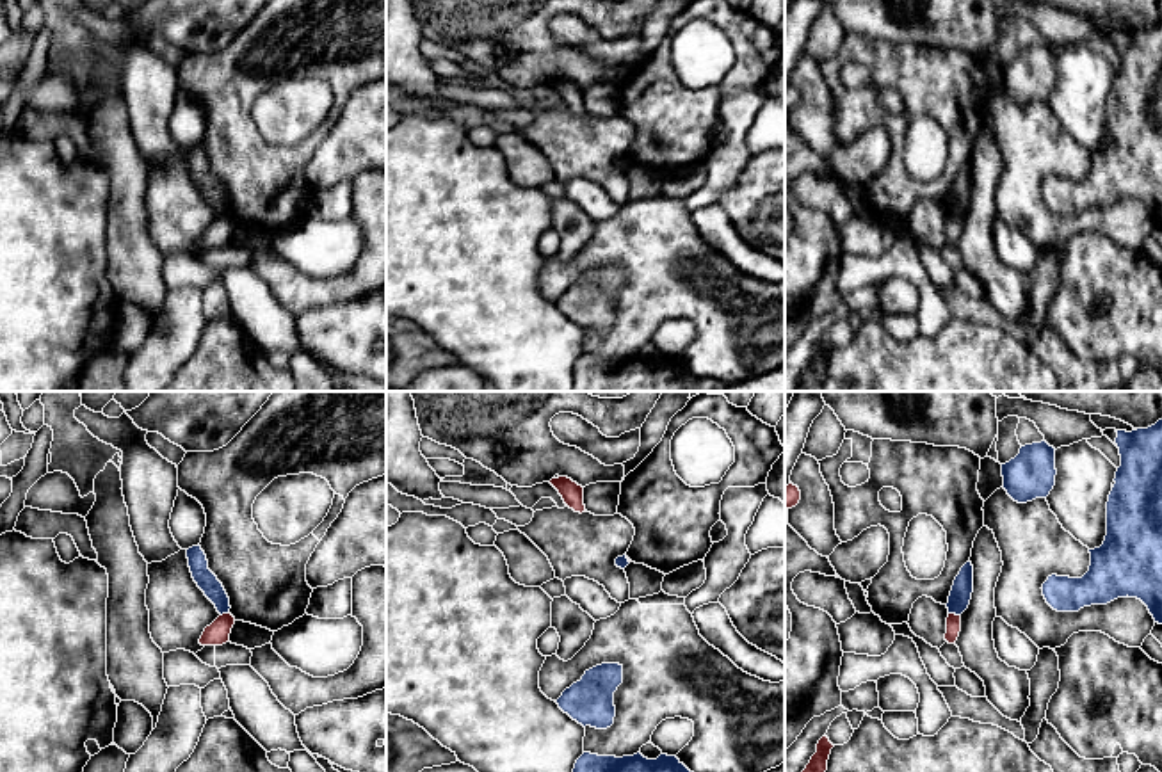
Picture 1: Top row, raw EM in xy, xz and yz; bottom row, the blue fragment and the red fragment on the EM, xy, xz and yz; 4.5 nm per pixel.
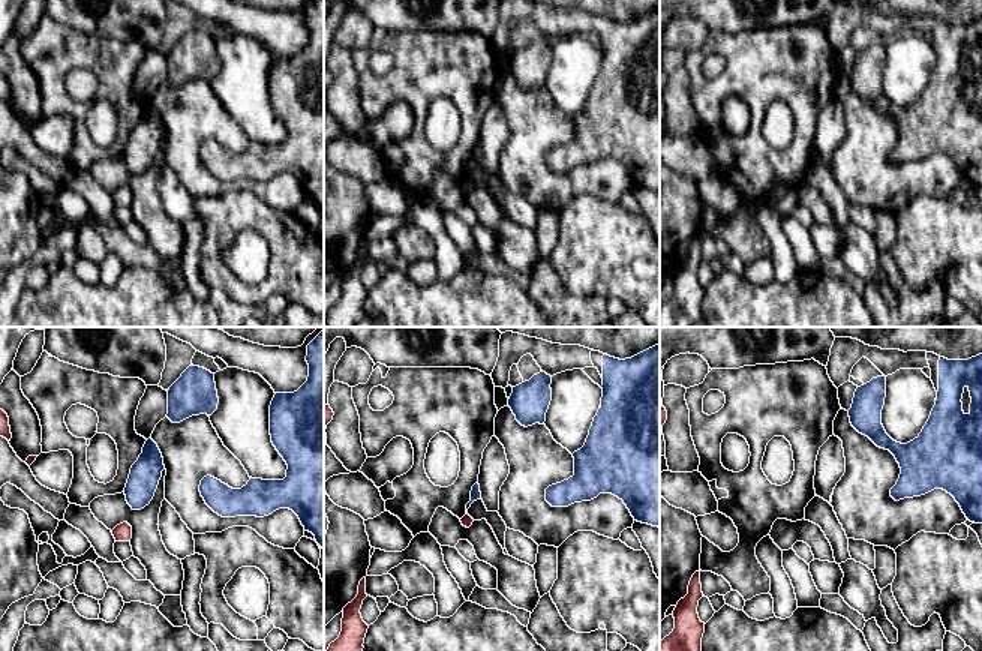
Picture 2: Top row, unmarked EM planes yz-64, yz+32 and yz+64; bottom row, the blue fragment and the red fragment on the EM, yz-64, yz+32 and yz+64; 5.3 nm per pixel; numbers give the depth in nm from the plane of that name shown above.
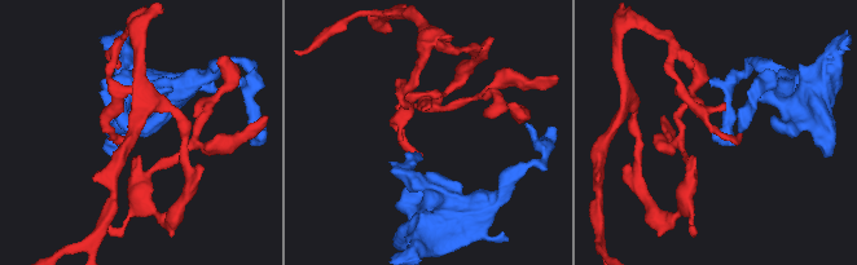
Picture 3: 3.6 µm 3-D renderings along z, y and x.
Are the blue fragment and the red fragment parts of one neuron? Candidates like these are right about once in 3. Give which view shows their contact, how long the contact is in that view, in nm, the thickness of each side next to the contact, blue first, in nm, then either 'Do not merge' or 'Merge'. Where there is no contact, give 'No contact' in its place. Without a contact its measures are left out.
Touches blue in yz. Shared border 60 nm. Thickness 100 nm (blue) against 60 nm. Do not merge

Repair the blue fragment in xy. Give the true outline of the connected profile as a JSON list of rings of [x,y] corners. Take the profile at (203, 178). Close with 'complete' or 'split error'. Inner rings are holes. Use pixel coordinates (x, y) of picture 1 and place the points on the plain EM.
[[[192,148],[187,151],[189,169],[192,174],[194,183],[205,194],[205,197],[215,206],[217,213],[228,215],[230,213],[230,199],[217,181],[217,178],[208,171],[208,162],[201,148]]]; complete

